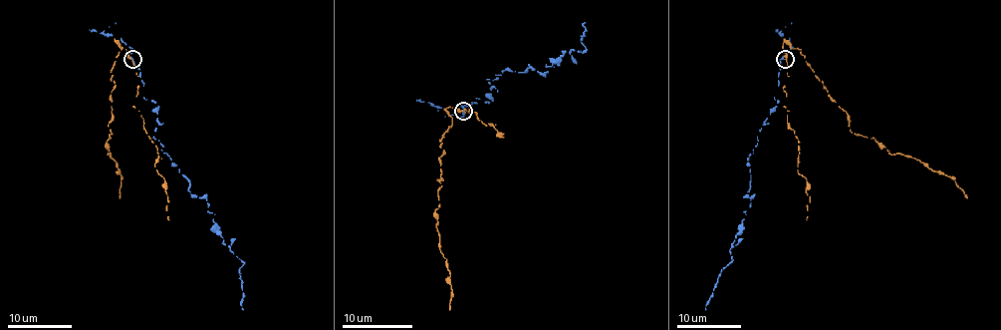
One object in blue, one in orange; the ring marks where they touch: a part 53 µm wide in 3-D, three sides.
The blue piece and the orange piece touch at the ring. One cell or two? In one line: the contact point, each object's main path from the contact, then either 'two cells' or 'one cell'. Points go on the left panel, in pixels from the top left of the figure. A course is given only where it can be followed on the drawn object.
at (132, 59); blue runs (132, 59), (143, 98), (158, 106), (153, 137), (190, 193), (207, 200), (215, 229), (244, 263), (242, 310); orange runs (130, 59), (117, 43), (122, 50), (112, 69), (115, 87), (107, 155), (122, 175), (120, 198); two cells

